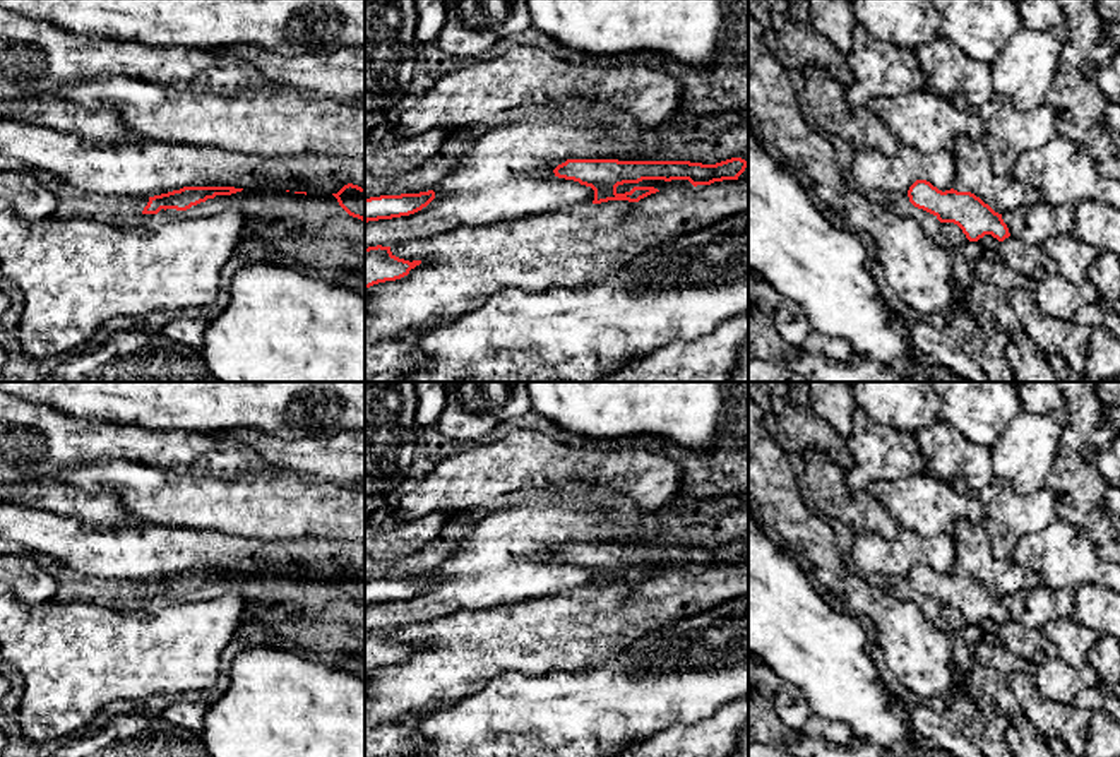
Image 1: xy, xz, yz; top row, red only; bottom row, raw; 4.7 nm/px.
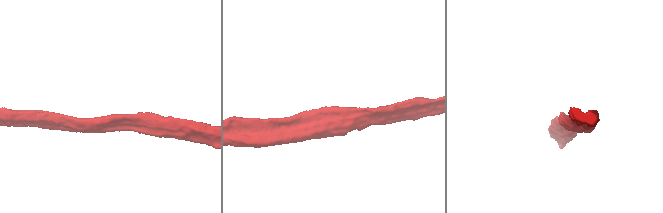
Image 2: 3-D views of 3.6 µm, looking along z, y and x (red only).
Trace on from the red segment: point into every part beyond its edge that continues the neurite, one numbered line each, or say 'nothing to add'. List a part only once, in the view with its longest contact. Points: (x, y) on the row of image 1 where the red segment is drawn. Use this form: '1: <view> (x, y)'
nothing to add

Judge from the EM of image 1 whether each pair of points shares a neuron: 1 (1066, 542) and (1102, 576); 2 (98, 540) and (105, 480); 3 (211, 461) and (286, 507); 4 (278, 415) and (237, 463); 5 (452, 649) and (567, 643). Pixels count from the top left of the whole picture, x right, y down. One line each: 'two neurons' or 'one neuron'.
1: one neuron
2: two neurons
3: two neurons
4: two neurons
5: one neuron

